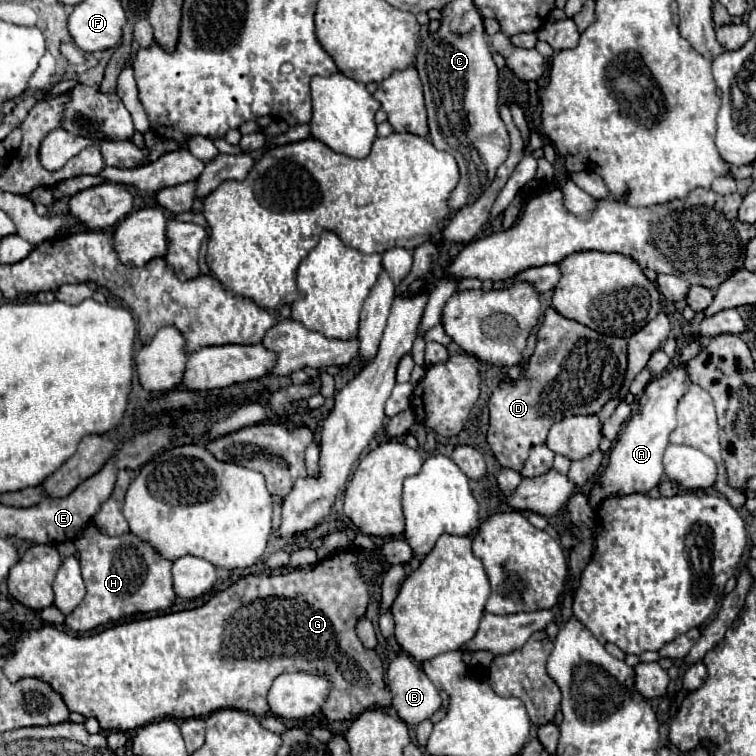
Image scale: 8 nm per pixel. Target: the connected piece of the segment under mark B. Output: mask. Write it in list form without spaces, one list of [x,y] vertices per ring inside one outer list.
[[[399,654],[389,664],[387,678],[393,694],[391,706],[407,724],[417,726],[441,708],[439,690],[407,654]]]

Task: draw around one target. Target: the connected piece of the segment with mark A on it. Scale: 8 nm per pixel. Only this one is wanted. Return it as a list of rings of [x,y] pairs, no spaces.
[[[677,366],[671,372],[665,372],[647,384],[643,396],[633,404],[631,420],[619,434],[617,444],[609,450],[609,466],[591,488],[591,508],[595,508],[603,498],[607,498],[607,494],[645,494],[659,484],[663,476],[663,452],[669,446],[669,434],[677,426],[677,402],[687,392],[687,384],[689,374],[685,366]]]

